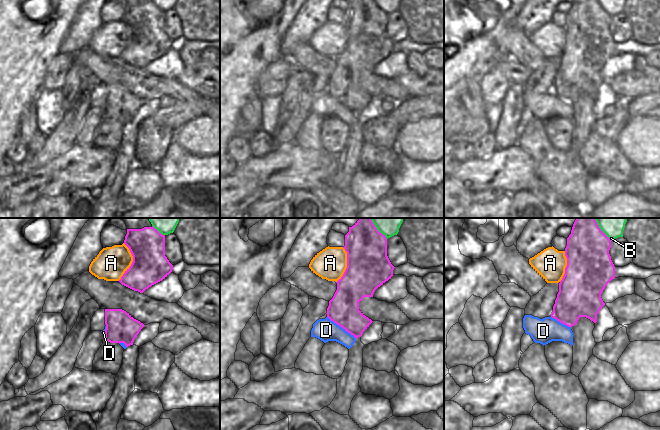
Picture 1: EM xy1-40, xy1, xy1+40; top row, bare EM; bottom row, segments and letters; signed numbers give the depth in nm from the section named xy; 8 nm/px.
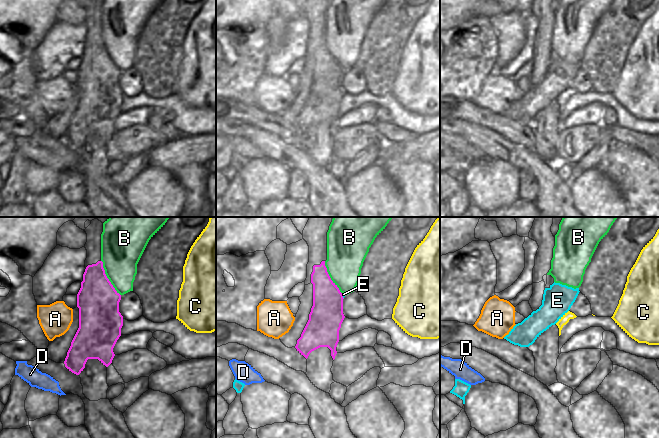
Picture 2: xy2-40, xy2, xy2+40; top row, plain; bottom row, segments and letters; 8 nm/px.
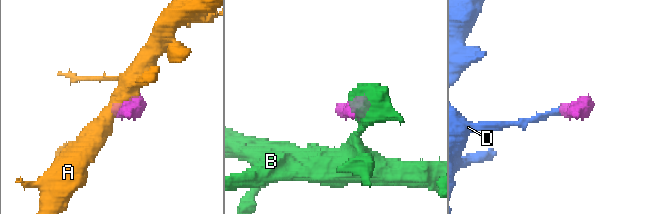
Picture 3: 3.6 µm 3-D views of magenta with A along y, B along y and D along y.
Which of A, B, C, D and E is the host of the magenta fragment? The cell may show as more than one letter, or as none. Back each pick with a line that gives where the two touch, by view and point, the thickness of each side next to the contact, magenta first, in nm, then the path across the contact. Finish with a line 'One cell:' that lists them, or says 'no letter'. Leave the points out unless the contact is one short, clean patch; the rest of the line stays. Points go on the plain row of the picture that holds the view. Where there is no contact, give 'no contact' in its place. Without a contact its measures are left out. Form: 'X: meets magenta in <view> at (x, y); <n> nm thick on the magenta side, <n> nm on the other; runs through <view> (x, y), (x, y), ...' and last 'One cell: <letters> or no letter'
One cell: no letter

